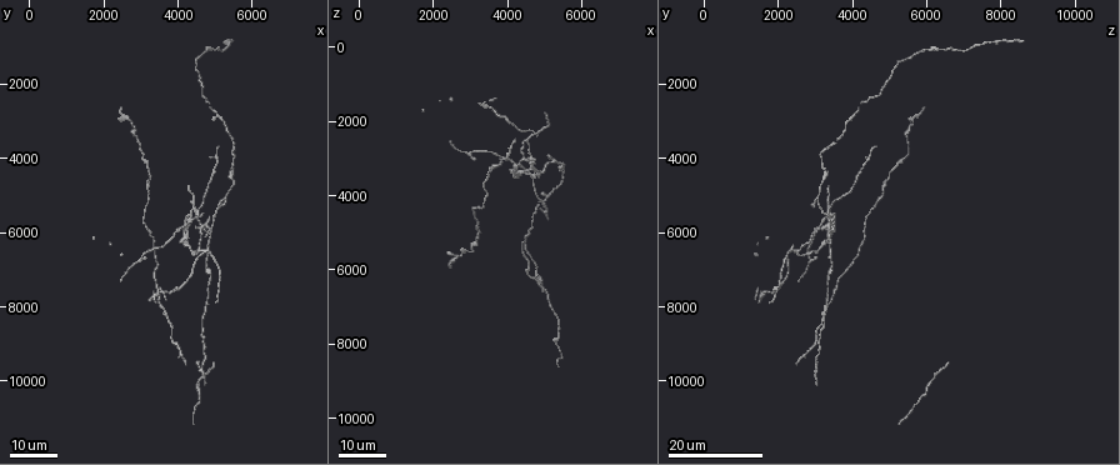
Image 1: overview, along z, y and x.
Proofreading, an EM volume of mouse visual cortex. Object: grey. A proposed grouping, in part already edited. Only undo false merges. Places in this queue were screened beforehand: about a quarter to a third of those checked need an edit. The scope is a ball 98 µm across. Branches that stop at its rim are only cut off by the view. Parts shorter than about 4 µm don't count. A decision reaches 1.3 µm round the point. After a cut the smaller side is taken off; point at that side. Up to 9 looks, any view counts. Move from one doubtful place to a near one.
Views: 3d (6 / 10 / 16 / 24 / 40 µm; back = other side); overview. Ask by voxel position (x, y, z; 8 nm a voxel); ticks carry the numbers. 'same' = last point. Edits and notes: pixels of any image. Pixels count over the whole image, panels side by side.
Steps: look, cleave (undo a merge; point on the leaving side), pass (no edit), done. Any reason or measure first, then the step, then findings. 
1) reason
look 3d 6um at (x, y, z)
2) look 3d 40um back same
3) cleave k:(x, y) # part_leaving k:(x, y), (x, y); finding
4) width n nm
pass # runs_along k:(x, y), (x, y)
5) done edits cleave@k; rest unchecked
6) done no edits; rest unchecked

side arm on a straight run
look 3d 24um at (5100, 2800, 4100)

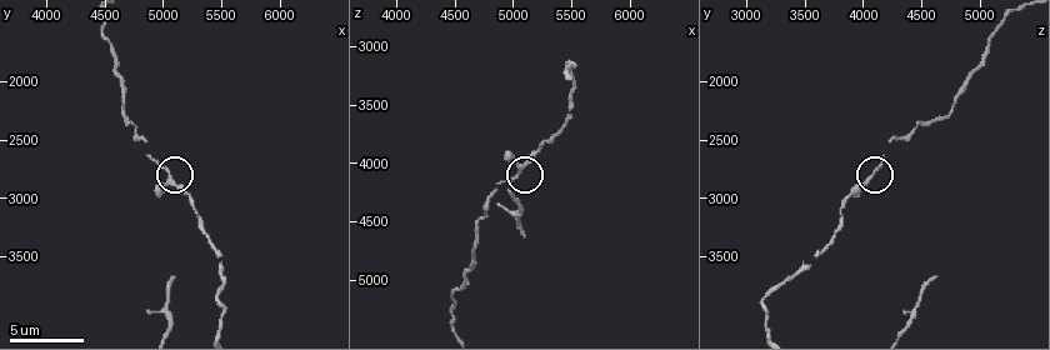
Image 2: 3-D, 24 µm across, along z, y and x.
look 3d 10um at (5040, 2780, 4100)

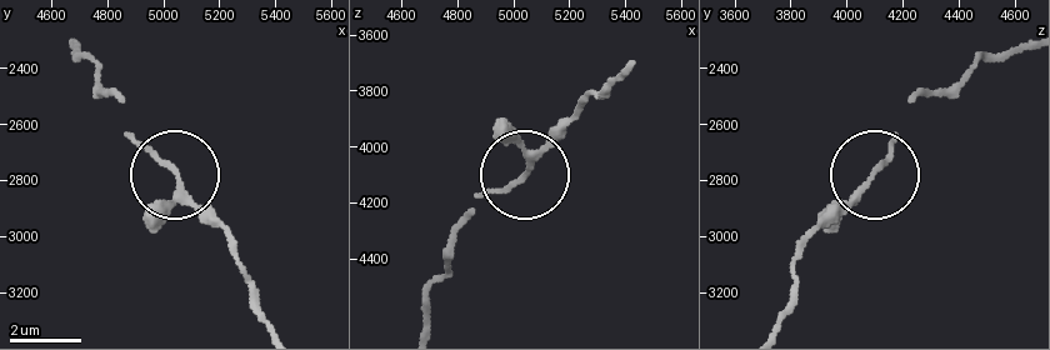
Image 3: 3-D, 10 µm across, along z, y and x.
arms 3
pass # runs_along 3:(774, 328), (800, 256), (888, 164), (916, 98); all the same cell

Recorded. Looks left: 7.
branch point
look 3d 24um at (4900, 5900, 3400)

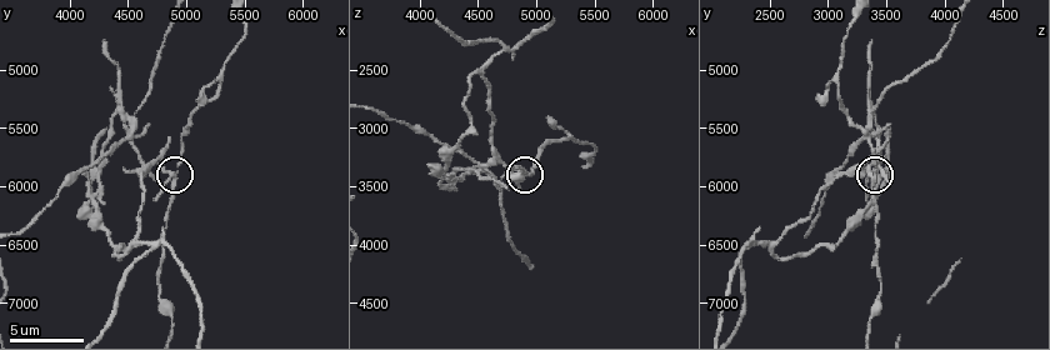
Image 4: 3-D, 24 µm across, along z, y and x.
closer look
look 3d 10um at (4900, 5900, 3360)

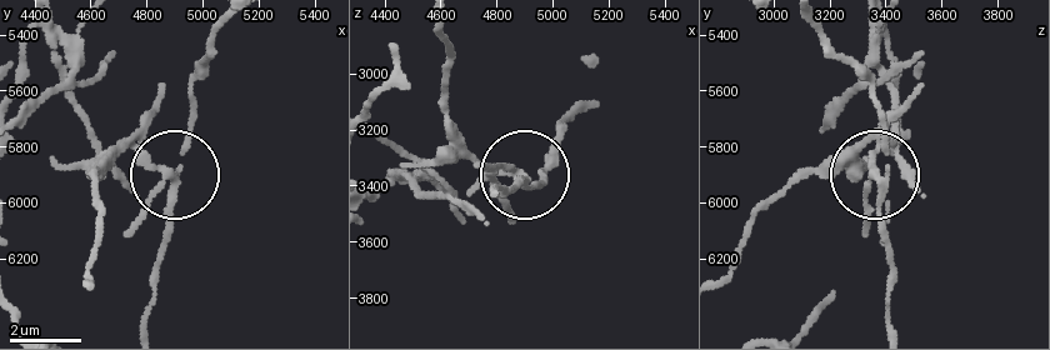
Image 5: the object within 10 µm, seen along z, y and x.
width 180 nm
cleave 5:(136, 151) # part_leaving 5:(176, 186), (119, 153), (99, 171), (89, 279); two cells meet here

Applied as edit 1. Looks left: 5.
look overview

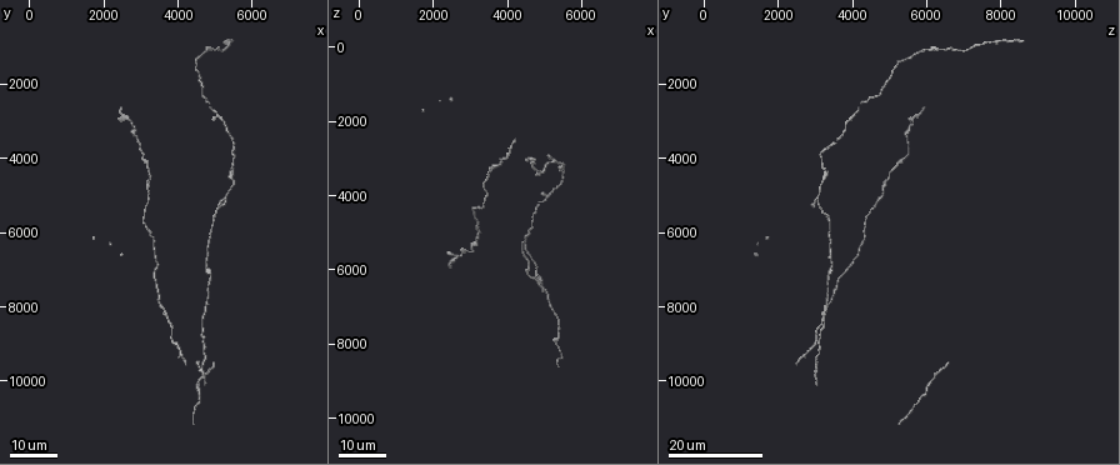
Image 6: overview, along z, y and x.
calibre changes
look 3d 16um at (3200, 4600, 5000)

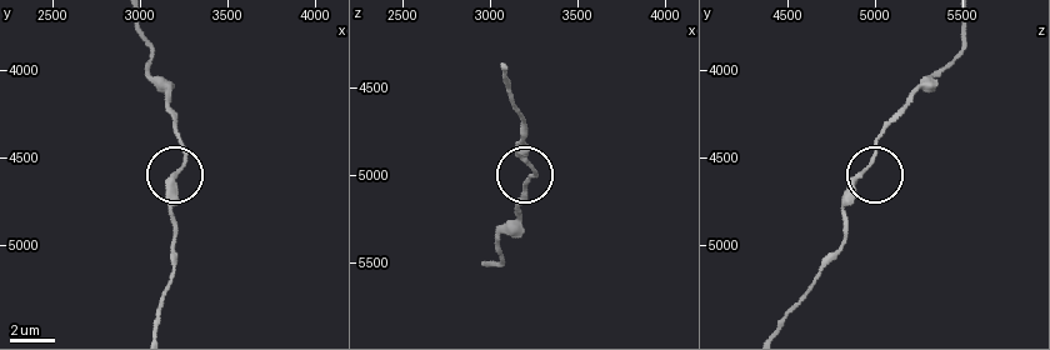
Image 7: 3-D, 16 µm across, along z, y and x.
look 3d 6um at (3200, 4580, 4920)

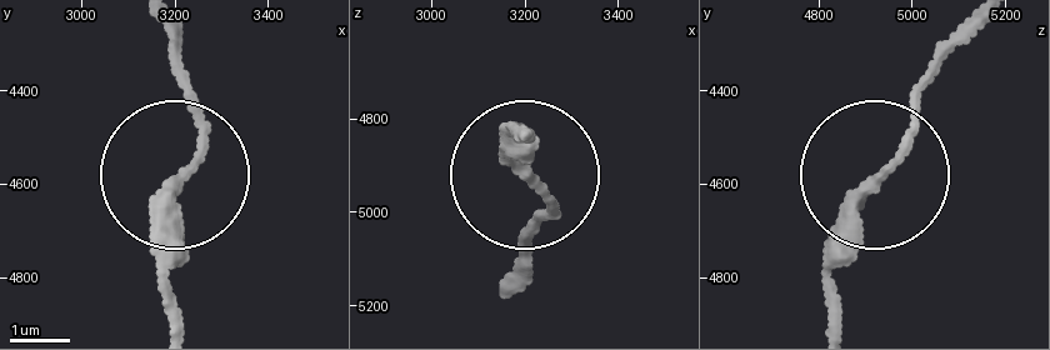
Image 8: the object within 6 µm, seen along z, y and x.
pass # runs_along 8:(169, 321), (169, 188), (199, 143), (184, 29); all the same cell

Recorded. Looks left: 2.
calibre changes
look 3d 16um at (2900, 3100, 5500)

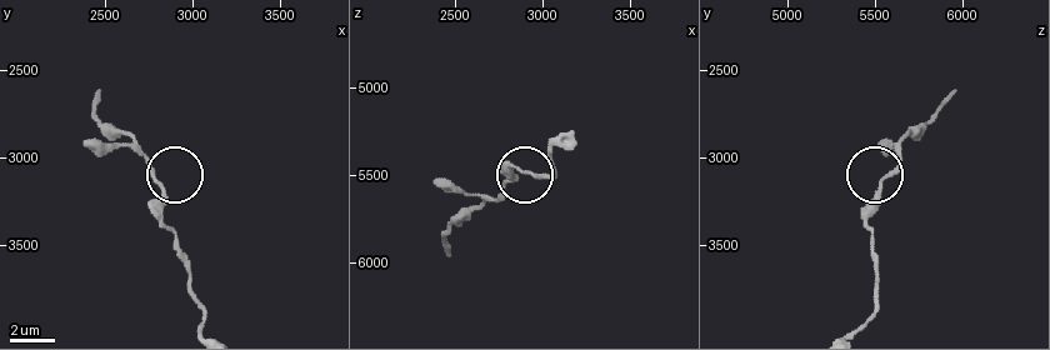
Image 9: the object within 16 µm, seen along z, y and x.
closer look
look 3d 6um at (2840, 3180, 5520)

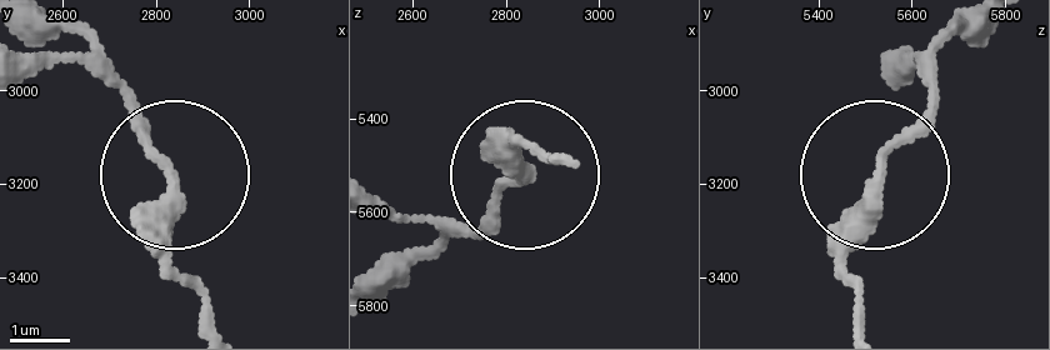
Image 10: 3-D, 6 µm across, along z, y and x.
pass # runs_along 10:(213, 319), (173, 244), (168, 169), (88, 40); one cell here

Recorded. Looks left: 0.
done edits cleave@5; rest unchecked

